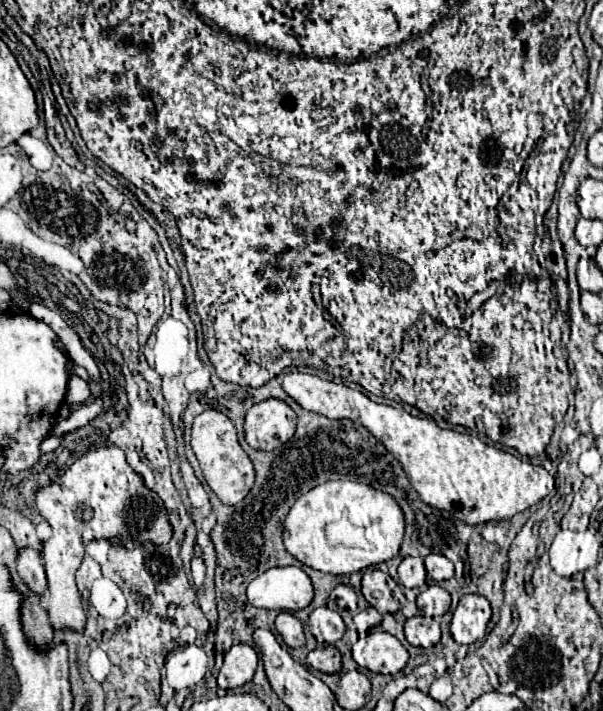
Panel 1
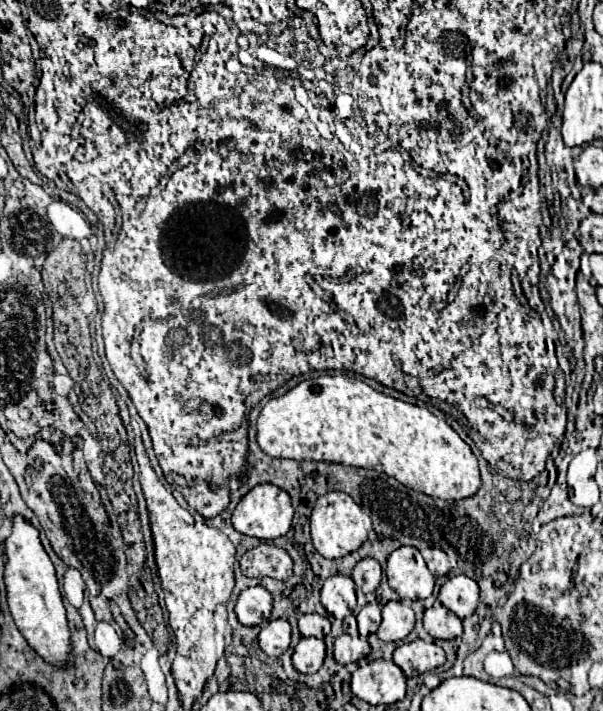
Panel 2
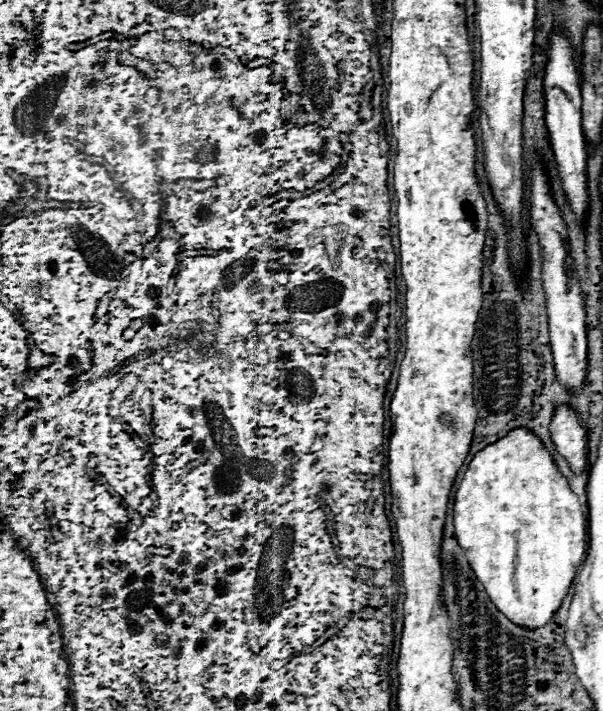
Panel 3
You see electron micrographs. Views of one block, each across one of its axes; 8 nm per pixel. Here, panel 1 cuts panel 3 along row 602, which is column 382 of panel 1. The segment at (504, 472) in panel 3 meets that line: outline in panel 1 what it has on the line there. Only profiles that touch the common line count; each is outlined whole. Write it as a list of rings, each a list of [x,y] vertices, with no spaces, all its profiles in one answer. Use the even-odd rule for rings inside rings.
[[[330,480],[302,494],[284,520],[284,546],[302,564],[328,572],[352,574],[394,558],[404,538],[404,514],[384,492],[372,486]]]

